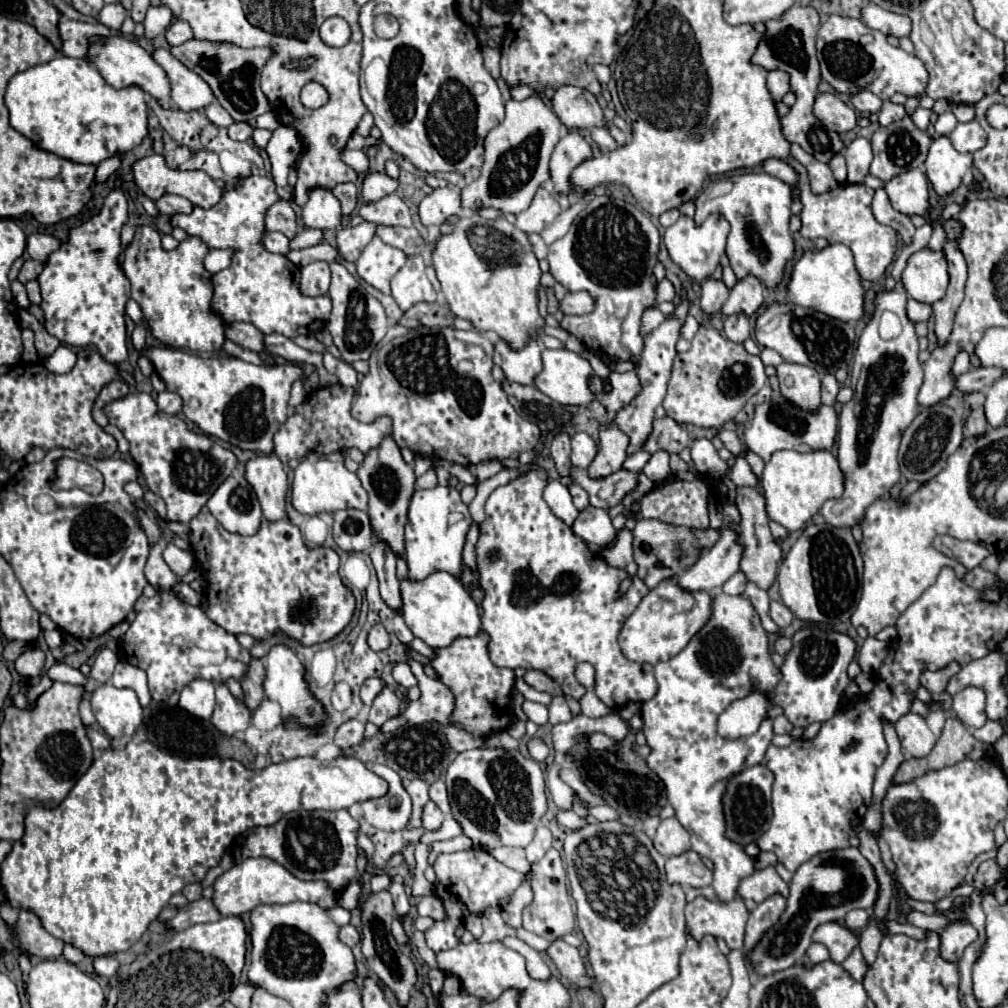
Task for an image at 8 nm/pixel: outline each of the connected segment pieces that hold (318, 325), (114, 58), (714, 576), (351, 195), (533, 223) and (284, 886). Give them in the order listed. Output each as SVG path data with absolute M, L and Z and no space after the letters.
M248 176L240 182L238 188L226 190L222 200L204 210L194 208L192 214L174 214L172 226L180 226L190 236L202 238L208 248L236 248L232 264L218 274L212 274L212 312L218 314L224 322L250 322L260 332L272 334L278 332L288 338L311 335L321 330L332 312L332 300L328 296L302 296L298 290L300 272L284 256L266 252L260 246L264 234L264 214L272 202L278 200L276 186L270 176Z
M114 34L110 38L90 38L88 58L112 88L120 90L128 86L138 86L144 92L148 92L152 98L156 98L162 108L176 108L170 98L170 80L166 72L154 62L154 58L144 48L140 48L138 42L128 40L120 34Z
M734 504L724 506L724 526L720 540L700 560L676 578L676 584L688 592L710 592L722 586L732 574L736 574L744 546L736 542L736 534L728 530L728 522L740 522L738 508Z
M340 184L340 186L336 186L332 192L334 192L334 196L340 200L342 214L344 214L344 216L350 216L350 214L354 212L356 200L358 200L356 186L354 186L354 184Z
M538 188L538 192L534 194L534 200L530 204L528 210L520 212L516 218L516 228L526 232L526 234L532 234L532 232L540 232L546 224L554 222L560 214L560 206L558 202L554 200L554 196L544 190L544 188Z
M248 858L234 868L226 870L222 876L214 882L214 896L212 896L216 908L224 916L240 916L244 912L250 912L252 908L260 904L290 904L290 902L314 902L320 908L328 910L336 906L336 890L328 886L324 880L298 880L294 874L290 874L284 866L270 858Z

